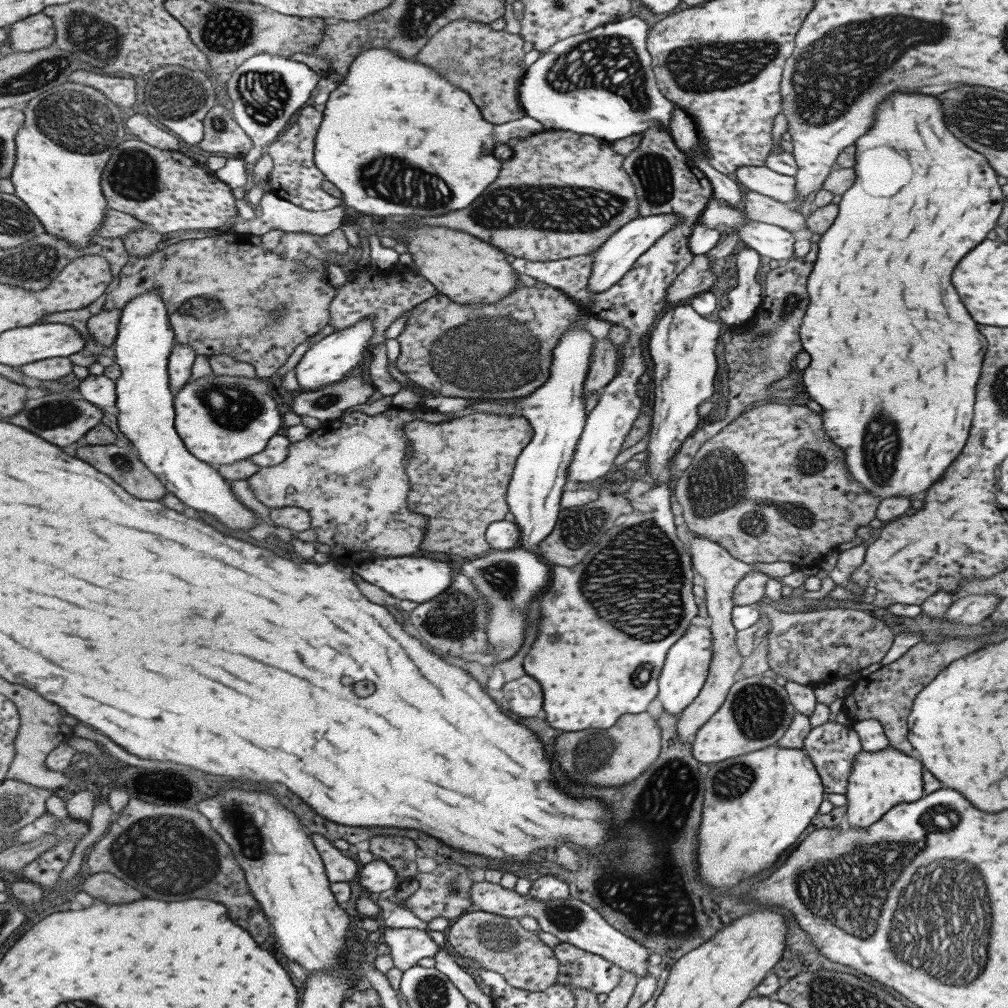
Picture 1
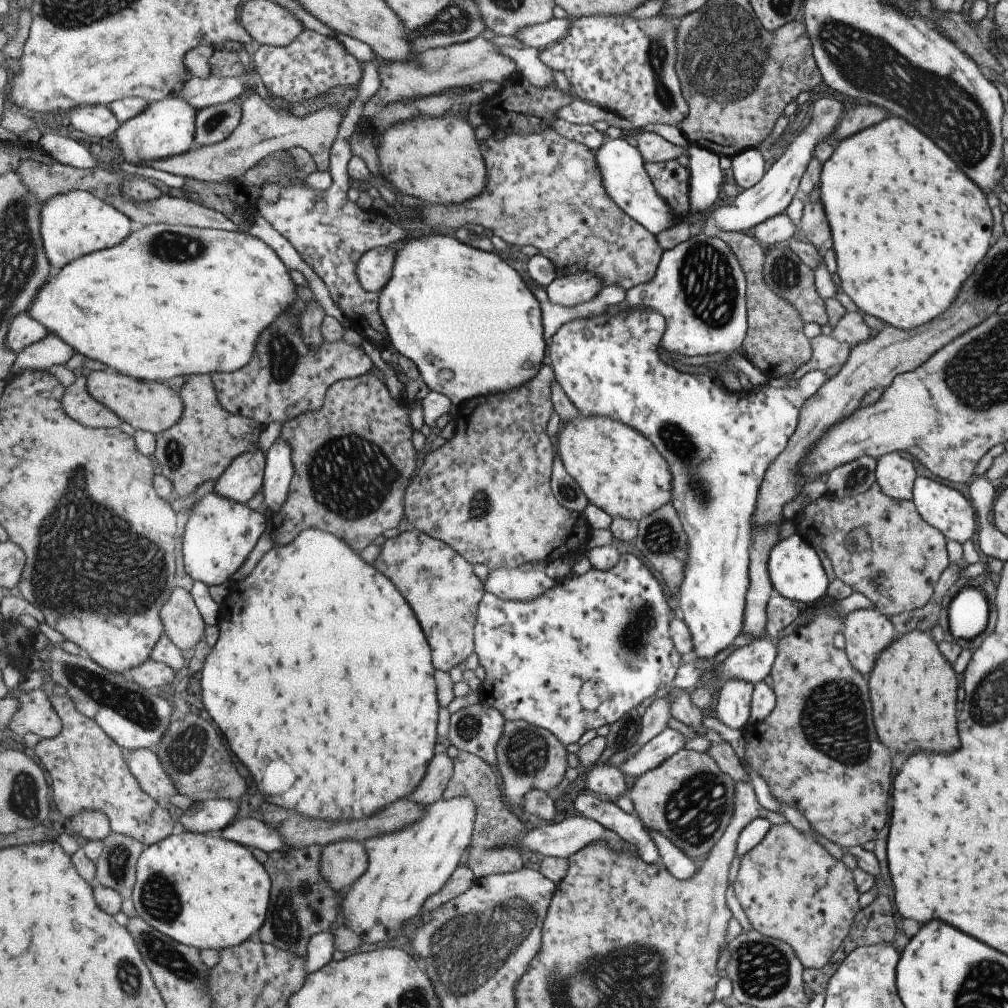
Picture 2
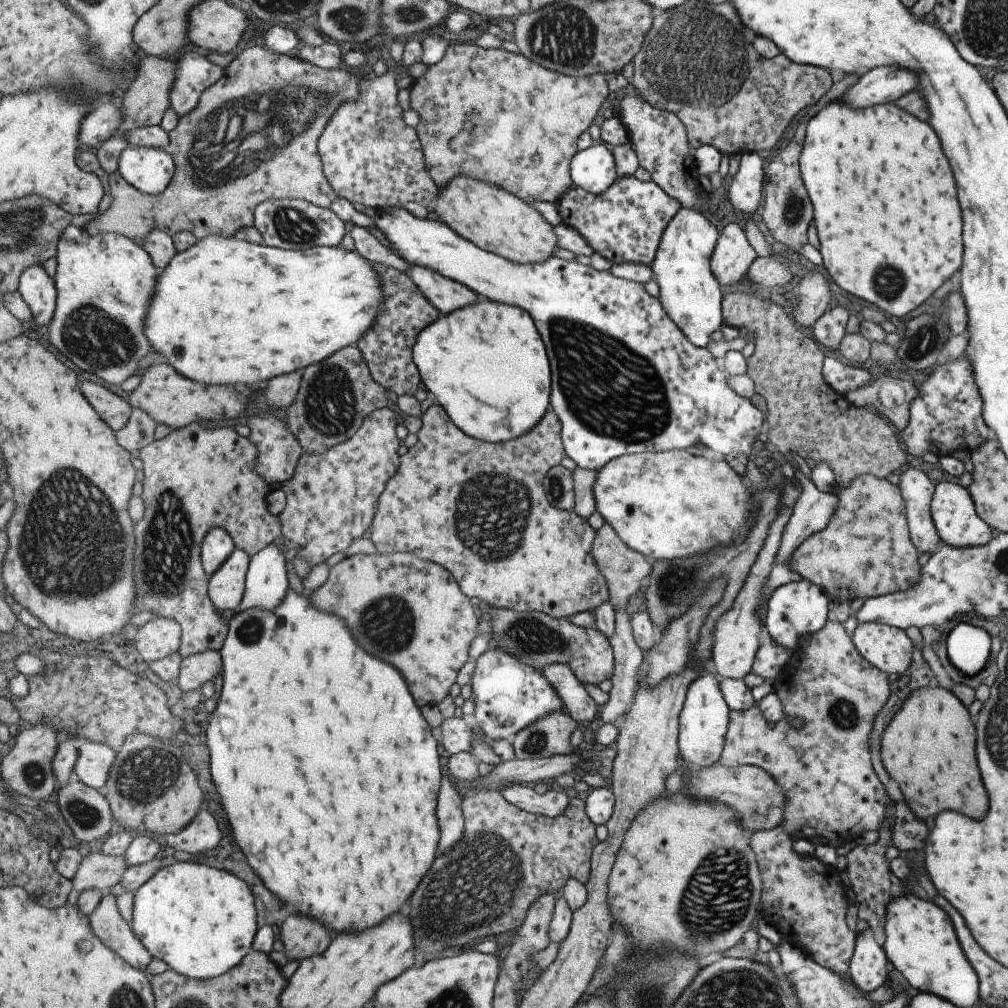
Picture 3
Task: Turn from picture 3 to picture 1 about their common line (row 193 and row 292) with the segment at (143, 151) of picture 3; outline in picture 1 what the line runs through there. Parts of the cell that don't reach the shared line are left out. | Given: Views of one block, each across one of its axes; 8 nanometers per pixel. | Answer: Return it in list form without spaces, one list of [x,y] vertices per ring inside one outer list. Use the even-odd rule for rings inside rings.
[[[157,284],[155,288],[131,300],[123,308],[123,318],[119,322],[115,362],[123,374],[117,380],[119,402],[115,412],[119,416],[121,434],[133,444],[133,450],[139,452],[141,462],[145,462],[145,466],[171,490],[171,494],[181,498],[187,506],[209,512],[231,530],[251,530],[259,526],[255,512],[239,502],[239,498],[233,494],[231,480],[189,452],[185,440],[177,430],[177,406],[173,402],[175,392],[169,372],[169,358],[173,356],[175,346],[177,330],[173,330],[163,288]]]

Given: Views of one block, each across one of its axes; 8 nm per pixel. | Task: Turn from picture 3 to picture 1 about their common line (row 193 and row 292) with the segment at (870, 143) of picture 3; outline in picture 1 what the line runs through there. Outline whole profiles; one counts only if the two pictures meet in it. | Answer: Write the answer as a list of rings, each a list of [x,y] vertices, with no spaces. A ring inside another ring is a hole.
[[[893,94],[881,108],[877,108],[877,116],[873,128],[855,142],[855,182],[851,188],[841,194],[839,212],[835,222],[821,234],[817,260],[813,270],[807,278],[807,296],[809,306],[803,314],[799,326],[799,340],[805,354],[811,356],[807,368],[803,368],[801,380],[809,400],[817,402],[821,408],[821,426],[831,444],[843,450],[843,466],[845,470],[879,502],[889,496],[903,496],[909,498],[915,492],[925,492],[933,482],[937,482],[945,468],[953,466],[957,456],[961,454],[967,438],[969,438],[969,424],[973,412],[973,388],[981,370],[981,360],[985,352],[985,338],[977,332],[975,322],[969,318],[967,310],[959,302],[949,276],[953,266],[969,252],[969,248],[977,246],[989,230],[993,230],[997,216],[1001,214],[1001,204],[1005,194],[1001,186],[997,186],[997,172],[987,164],[985,156],[967,148],[961,140],[953,138],[941,120],[939,104],[933,96],[917,96],[917,94]]]

